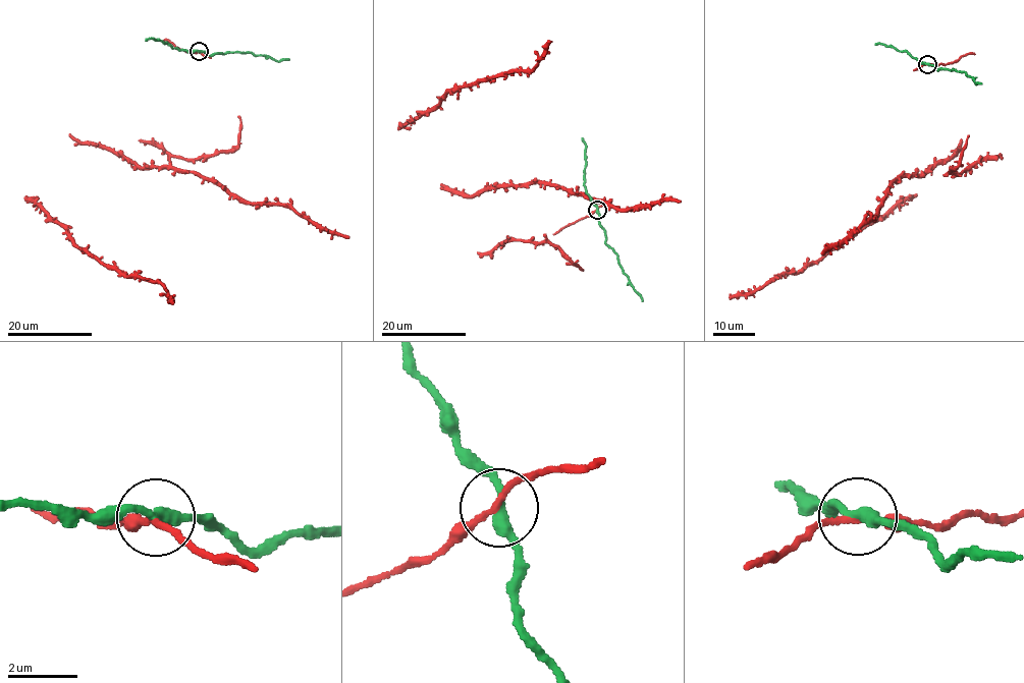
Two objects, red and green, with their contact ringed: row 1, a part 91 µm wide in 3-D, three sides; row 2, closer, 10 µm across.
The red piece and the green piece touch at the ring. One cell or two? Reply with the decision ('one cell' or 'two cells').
one cell

